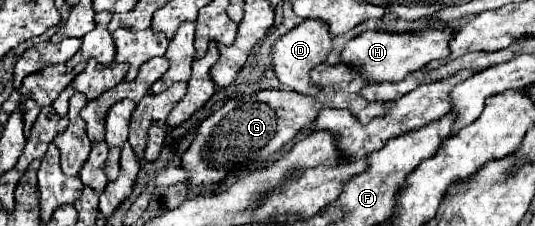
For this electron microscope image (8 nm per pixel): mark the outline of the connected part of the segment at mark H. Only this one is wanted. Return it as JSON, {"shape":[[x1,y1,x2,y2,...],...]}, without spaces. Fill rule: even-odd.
{"shape":[[427,28,415,32,381,32,381,30,365,30,357,38,353,38,343,50,343,62,365,72,365,78,375,82,399,82,407,74,413,74,425,68,433,60,447,58,449,40,457,34,457,28]]}

